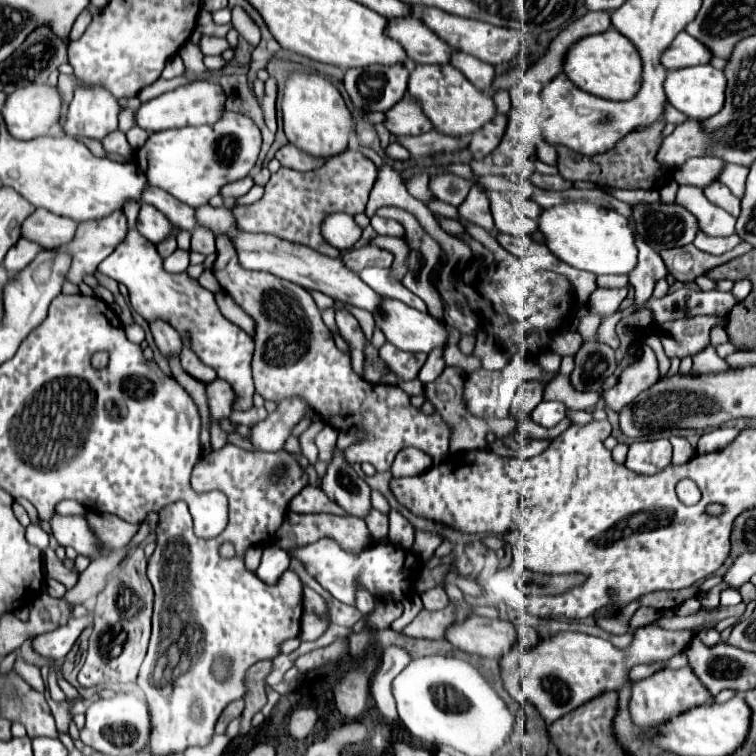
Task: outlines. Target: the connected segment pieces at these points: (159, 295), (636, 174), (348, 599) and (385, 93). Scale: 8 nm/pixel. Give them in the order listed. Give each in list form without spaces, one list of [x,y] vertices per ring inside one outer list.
[[[131,229],[127,237],[115,247],[115,251],[99,265],[99,271],[113,277],[119,283],[125,283],[129,289],[131,307],[147,321],[165,321],[179,335],[189,333],[191,351],[209,367],[215,369],[219,379],[225,379],[233,385],[237,393],[235,409],[249,409],[253,405],[253,379],[251,379],[251,359],[253,359],[253,339],[227,321],[211,291],[201,287],[197,279],[187,273],[167,273],[163,269],[163,257],[157,253],[155,245],[139,235],[137,229]]]
[[[651,123],[645,129],[635,129],[633,133],[625,135],[619,145],[615,145],[611,151],[605,151],[603,155],[581,155],[571,151],[569,147],[559,145],[557,153],[557,167],[559,175],[563,179],[573,179],[573,181],[591,181],[597,185],[609,185],[609,187],[619,187],[619,189],[659,189],[665,183],[673,179],[673,171],[657,161],[657,151],[663,141],[663,127],[665,123]]]
[[[321,539],[317,543],[289,549],[287,553],[289,557],[299,559],[313,579],[317,579],[335,599],[347,605],[355,605],[355,583],[363,583],[379,599],[401,601],[409,591],[409,571],[415,571],[415,557],[411,553],[403,553],[403,549],[393,543],[377,547],[371,545],[361,555],[353,555],[343,551],[333,539]]]
[[[401,63],[395,67],[359,67],[345,71],[345,89],[357,113],[389,111],[407,91],[409,71]]]

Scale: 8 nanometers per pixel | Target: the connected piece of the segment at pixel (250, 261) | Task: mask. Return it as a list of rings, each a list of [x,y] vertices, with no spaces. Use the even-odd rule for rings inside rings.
[[[203,205],[203,207],[197,207],[199,215],[199,227],[207,227],[213,235],[227,235],[233,245],[237,247],[237,255],[239,255],[239,263],[245,267],[245,269],[255,269],[255,271],[267,271],[271,275],[277,275],[285,281],[291,281],[291,283],[297,283],[305,289],[315,289],[315,291],[321,291],[337,301],[345,301],[345,303],[351,303],[355,307],[363,307],[367,311],[377,311],[379,305],[381,305],[381,297],[379,293],[375,293],[367,283],[361,281],[359,275],[355,275],[353,271],[345,269],[343,263],[339,259],[331,259],[331,257],[325,257],[317,251],[313,251],[311,247],[305,247],[305,245],[299,245],[299,243],[291,243],[291,241],[285,241],[285,239],[279,239],[275,235],[263,235],[263,233],[239,233],[237,227],[235,227],[235,217],[231,217],[231,207],[209,207],[209,205]]]

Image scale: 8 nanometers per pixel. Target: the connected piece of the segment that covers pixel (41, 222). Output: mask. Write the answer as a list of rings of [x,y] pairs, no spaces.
[[[35,209],[27,223],[23,223],[23,239],[31,239],[33,243],[39,243],[41,247],[61,247],[69,243],[75,235],[77,223],[73,219],[55,215],[47,209]]]

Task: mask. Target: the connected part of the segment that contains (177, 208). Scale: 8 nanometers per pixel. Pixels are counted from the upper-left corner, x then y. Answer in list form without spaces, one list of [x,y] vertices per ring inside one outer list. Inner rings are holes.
[[[147,187],[147,191],[143,191],[143,203],[155,205],[173,225],[177,225],[179,229],[187,229],[193,231],[197,227],[195,221],[195,209],[181,203],[179,199],[175,199],[173,195],[167,195],[163,189],[159,187]]]

